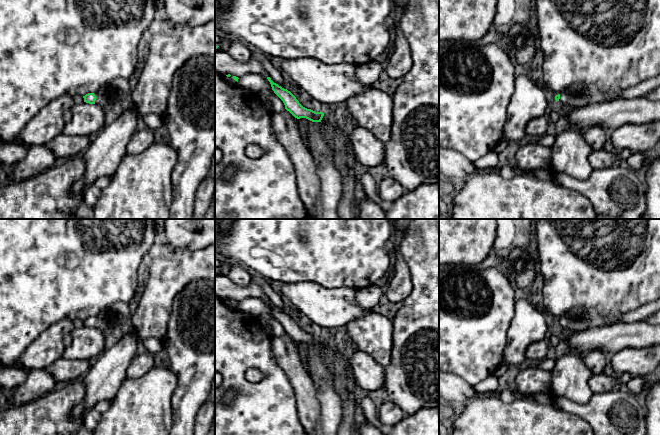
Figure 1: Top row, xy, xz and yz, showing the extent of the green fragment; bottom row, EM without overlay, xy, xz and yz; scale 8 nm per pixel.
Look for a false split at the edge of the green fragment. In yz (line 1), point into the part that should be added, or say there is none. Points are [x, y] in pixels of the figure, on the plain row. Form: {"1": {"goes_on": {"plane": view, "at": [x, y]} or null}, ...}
{"1": {"goes_on": {"plane": "yz", "at": [578, 319]}}}

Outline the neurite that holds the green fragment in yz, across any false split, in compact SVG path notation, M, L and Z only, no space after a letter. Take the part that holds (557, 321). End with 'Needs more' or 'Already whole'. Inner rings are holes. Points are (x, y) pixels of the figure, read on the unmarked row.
M577 307L568 314L555 320L560 332L578 332L595 327L613 325L621 320L622 315L600 315L595 309Z. Needs more

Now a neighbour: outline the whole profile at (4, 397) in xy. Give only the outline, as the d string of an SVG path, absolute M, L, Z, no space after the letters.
M0 387L0 409L5 408L10 404L9 395Z

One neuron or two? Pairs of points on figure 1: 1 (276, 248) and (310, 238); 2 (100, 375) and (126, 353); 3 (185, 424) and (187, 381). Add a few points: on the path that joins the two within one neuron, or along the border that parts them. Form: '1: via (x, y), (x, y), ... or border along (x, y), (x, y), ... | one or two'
1: via (284, 242), (302, 242) | one
2: via (106, 369), (120, 355) | one
3: via (185, 413), (187, 392) | one

